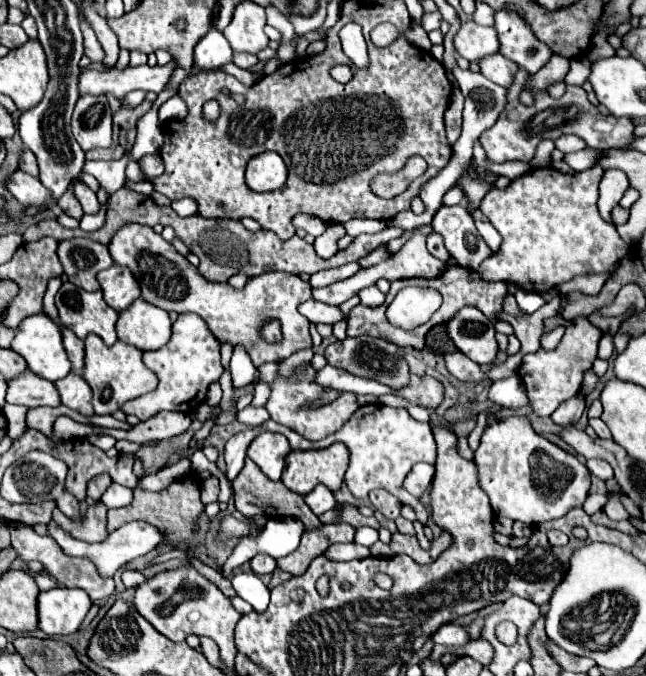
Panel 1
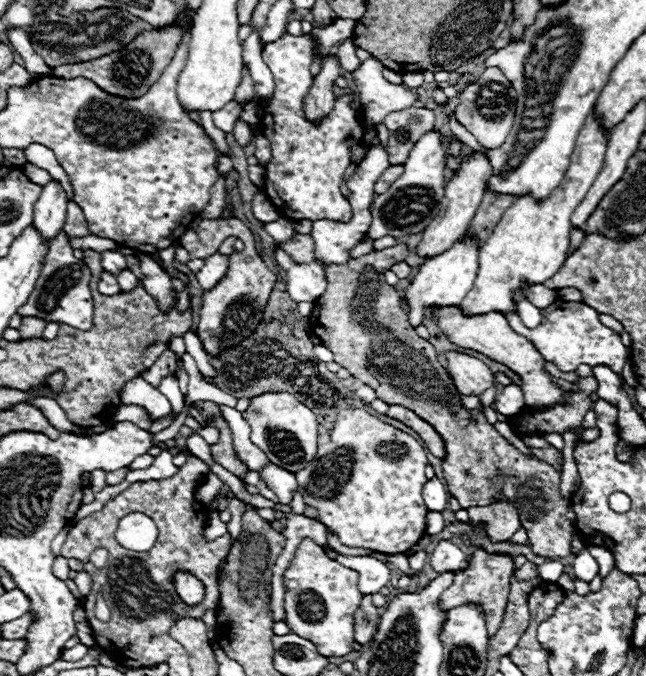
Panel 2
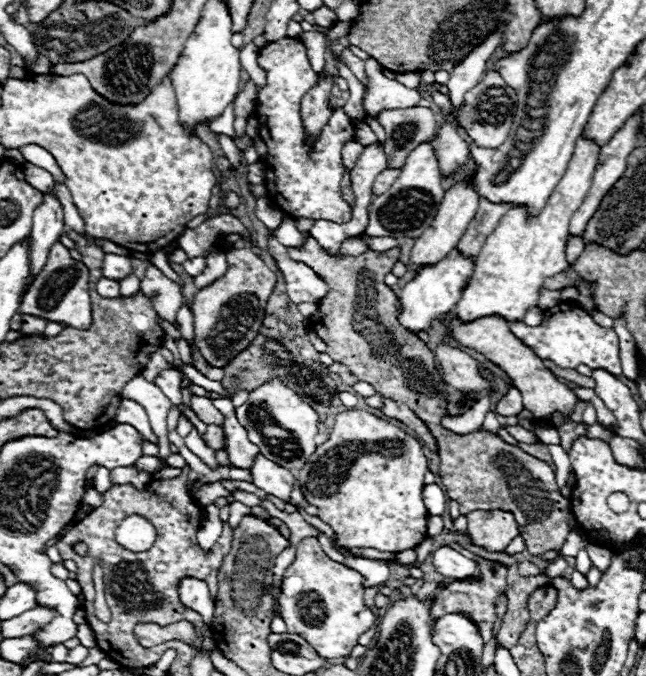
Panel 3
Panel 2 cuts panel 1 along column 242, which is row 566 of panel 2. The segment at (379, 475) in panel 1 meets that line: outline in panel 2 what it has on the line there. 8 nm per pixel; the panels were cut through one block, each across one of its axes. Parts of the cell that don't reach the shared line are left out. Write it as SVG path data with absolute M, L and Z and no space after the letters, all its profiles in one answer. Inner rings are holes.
M440 540L430 554L430 566L436 572L466 568L466 554L454 546L452 540Z

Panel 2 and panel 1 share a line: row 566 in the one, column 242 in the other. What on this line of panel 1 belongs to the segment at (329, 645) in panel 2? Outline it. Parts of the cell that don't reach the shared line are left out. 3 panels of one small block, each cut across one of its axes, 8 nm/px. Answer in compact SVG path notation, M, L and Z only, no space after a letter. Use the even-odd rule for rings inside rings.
M138 224L122 226L122 230L114 234L108 248L112 260L118 266L132 270L146 302L166 312L174 310L198 314L220 344L228 342L232 348L238 344L244 346L254 366L284 360L296 350L312 348L308 332L310 322L306 322L306 318L298 312L298 306L310 298L310 282L304 282L300 276L288 272L262 272L248 278L242 290L236 290L226 282L210 282L198 272L198 268L194 268L182 254L178 254L170 242L166 242L152 228ZM270 320L280 322L280 328L284 332L280 342L268 342L262 336L262 328Z

